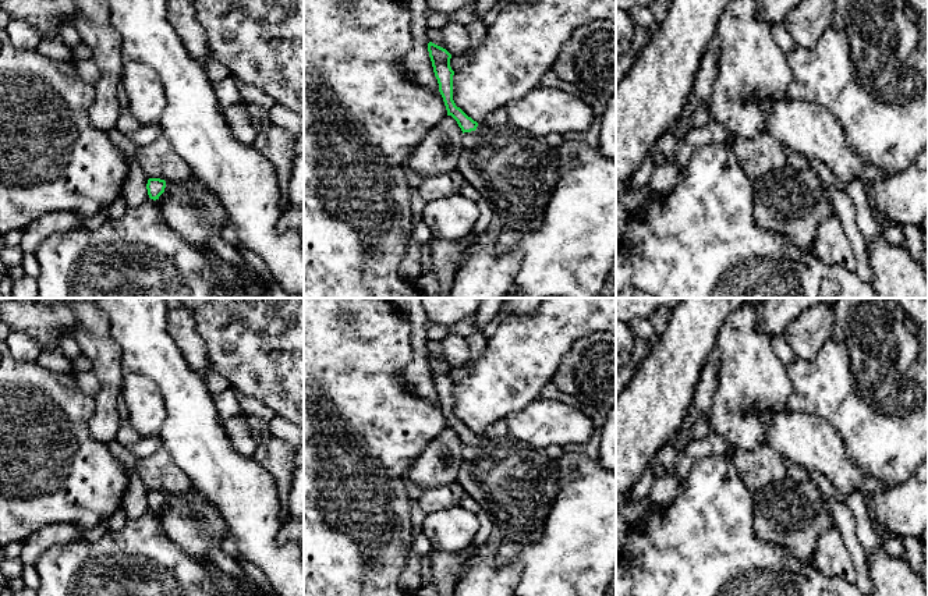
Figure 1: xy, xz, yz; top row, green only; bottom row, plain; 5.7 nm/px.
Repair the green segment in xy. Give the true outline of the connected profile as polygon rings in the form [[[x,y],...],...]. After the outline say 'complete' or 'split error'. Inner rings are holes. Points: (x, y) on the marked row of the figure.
[[[191,174],[187,182],[149,178],[148,195],[160,206],[164,221],[190,245],[212,251],[209,240],[229,226],[222,202]]]; split error

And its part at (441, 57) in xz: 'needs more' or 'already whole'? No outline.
needs more

